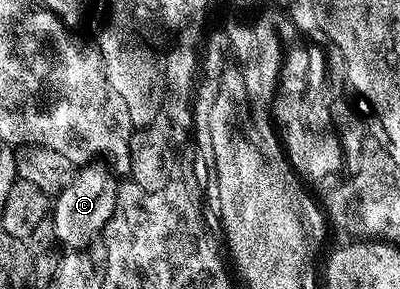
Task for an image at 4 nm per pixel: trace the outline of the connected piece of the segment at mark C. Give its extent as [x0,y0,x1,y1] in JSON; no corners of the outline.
[51,165,118,249]

